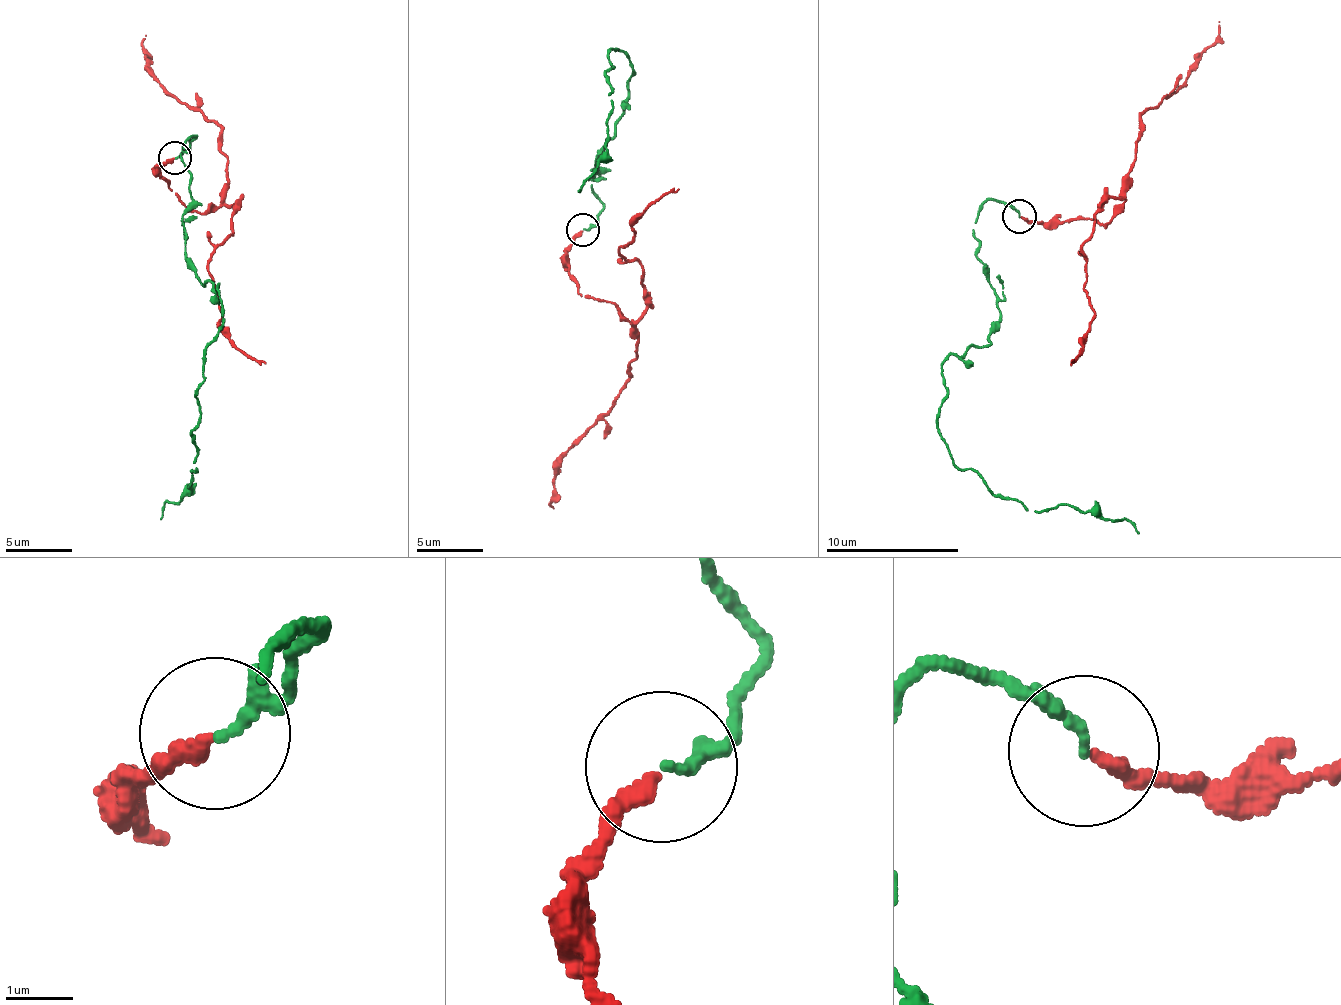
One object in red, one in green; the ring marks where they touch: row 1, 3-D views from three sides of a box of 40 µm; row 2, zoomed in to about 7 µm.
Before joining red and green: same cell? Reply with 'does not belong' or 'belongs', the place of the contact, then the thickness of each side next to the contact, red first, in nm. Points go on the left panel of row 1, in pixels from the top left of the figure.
belongs; place (175, 157); calibres 240 and 120 nm

